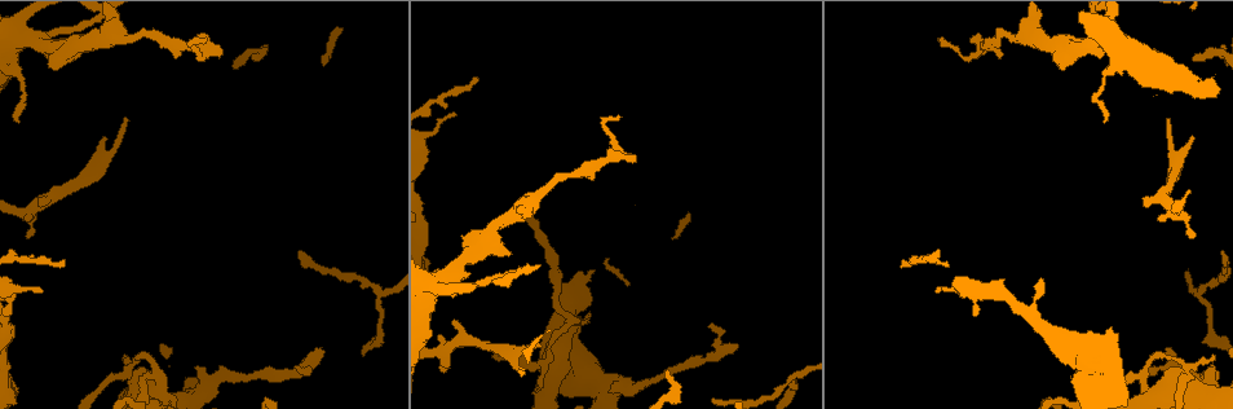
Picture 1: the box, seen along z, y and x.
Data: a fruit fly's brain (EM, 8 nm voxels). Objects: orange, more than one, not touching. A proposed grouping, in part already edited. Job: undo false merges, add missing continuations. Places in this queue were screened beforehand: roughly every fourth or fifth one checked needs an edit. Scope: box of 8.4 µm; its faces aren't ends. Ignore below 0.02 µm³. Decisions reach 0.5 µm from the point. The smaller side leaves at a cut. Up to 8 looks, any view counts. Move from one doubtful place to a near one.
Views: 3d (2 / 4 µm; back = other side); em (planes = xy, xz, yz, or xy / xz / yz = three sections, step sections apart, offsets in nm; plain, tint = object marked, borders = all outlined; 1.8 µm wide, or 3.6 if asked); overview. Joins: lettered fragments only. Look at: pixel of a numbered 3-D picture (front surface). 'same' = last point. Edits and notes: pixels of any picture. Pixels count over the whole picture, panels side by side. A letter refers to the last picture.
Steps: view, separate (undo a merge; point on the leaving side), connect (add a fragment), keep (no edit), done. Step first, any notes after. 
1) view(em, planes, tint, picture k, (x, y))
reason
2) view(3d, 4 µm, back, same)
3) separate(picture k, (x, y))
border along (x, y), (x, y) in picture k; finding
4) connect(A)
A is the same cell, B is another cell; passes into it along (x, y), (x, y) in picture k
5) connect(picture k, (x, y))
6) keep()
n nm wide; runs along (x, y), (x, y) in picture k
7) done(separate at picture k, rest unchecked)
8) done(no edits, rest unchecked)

view(em, planes, plain, picture 1, (790, 378))
arms part here

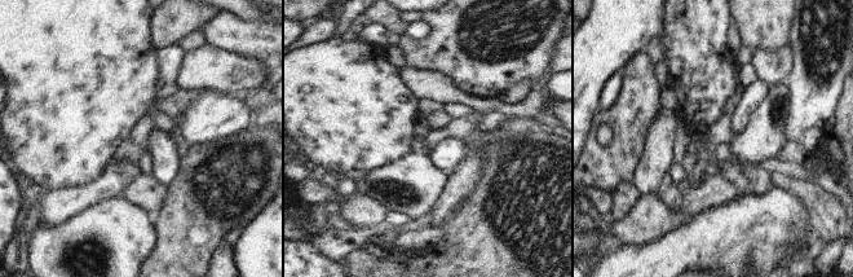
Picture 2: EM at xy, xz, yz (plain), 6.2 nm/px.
view(em, planes, borders, same)
see the neighbours

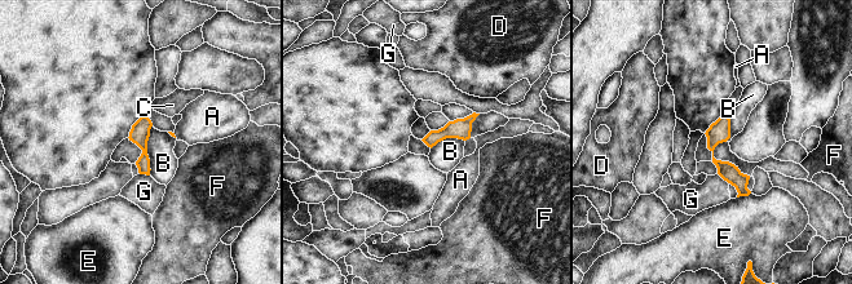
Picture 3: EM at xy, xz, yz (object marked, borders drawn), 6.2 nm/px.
keep()
A, B, C, D, E, F and G are other cells; runs along (723, 119), (713, 158), (745, 192) in picture 3; all the same neuron

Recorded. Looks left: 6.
view(em, planes, borders, picture 1, (1195, 137))
an open end

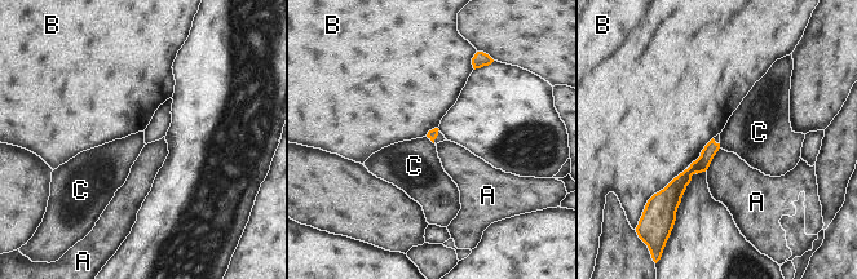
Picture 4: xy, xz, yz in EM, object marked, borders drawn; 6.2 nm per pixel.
keep()
B touches over 300 nm; A, B and C are other cells; border along (427, 136), (433, 144) in picture 4; none of them fits

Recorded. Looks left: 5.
view(em, planes, borders, picture 1, (454, 321))
an open end

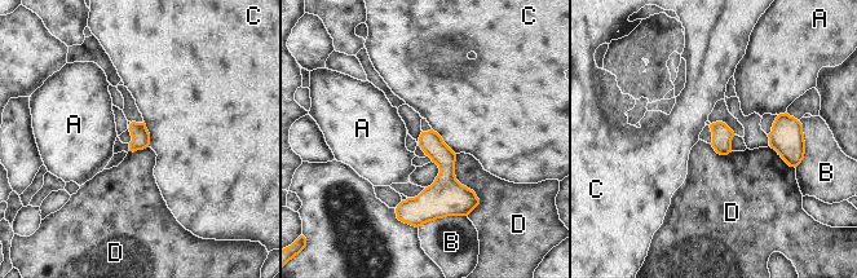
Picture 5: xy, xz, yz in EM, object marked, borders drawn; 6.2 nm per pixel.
keep()
A, B, C and D are other cells; none of them fits

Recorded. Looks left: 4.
done(no edits, rest unchecked)

